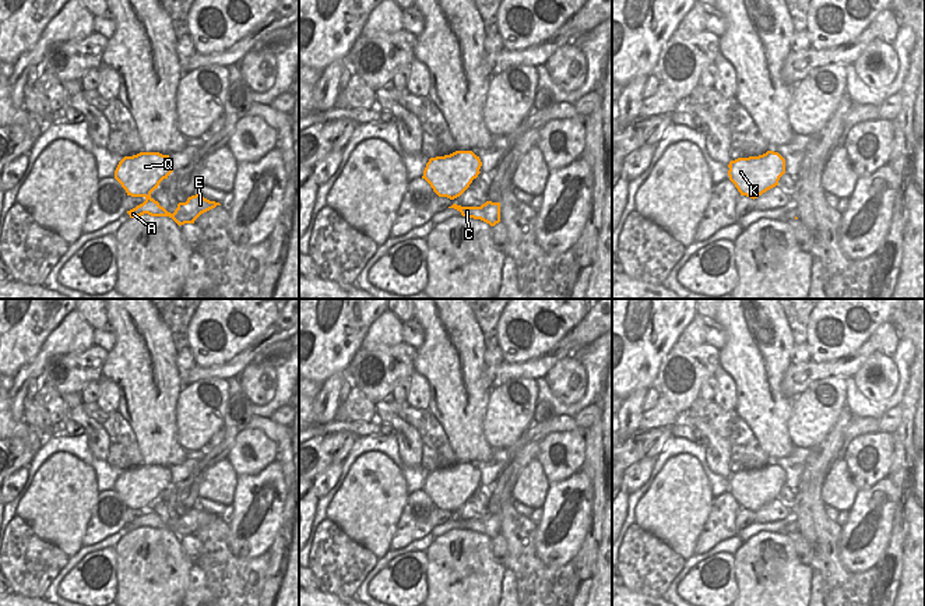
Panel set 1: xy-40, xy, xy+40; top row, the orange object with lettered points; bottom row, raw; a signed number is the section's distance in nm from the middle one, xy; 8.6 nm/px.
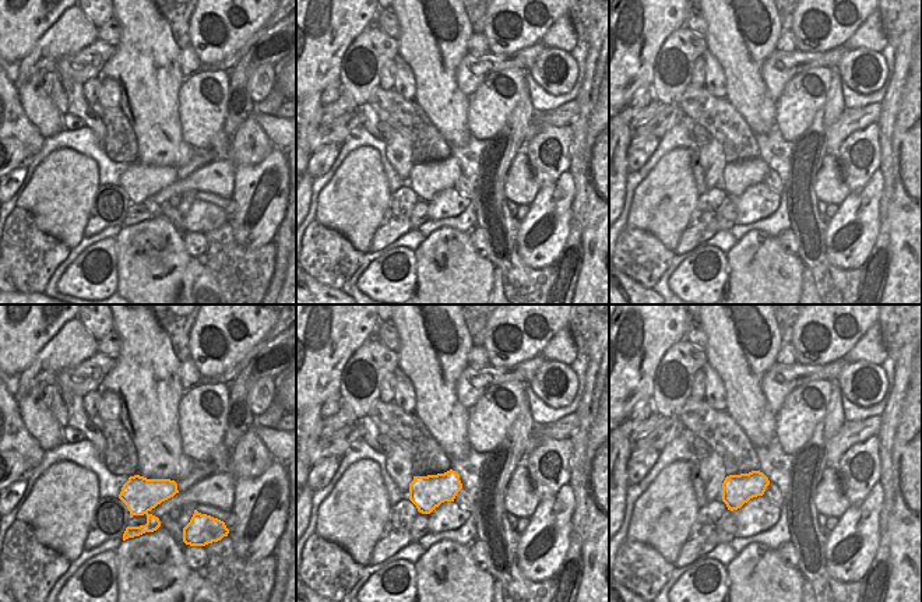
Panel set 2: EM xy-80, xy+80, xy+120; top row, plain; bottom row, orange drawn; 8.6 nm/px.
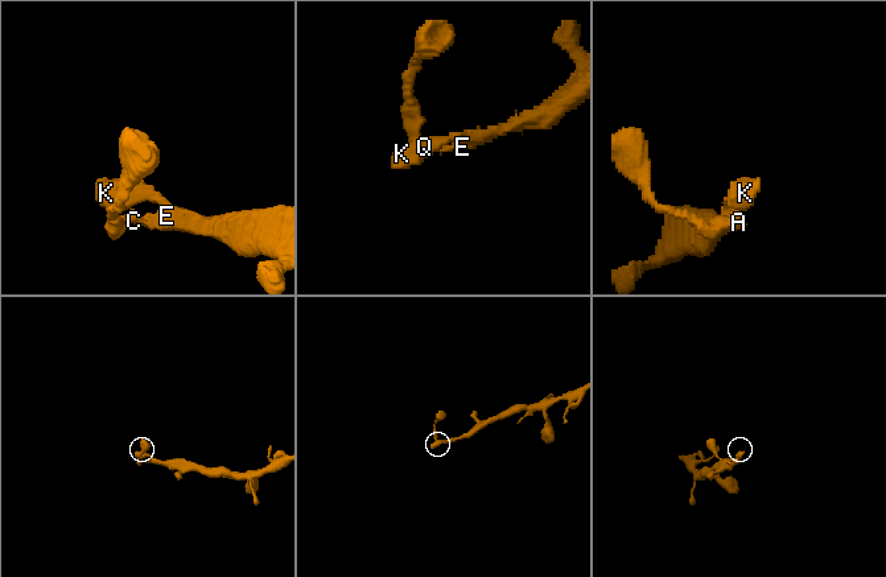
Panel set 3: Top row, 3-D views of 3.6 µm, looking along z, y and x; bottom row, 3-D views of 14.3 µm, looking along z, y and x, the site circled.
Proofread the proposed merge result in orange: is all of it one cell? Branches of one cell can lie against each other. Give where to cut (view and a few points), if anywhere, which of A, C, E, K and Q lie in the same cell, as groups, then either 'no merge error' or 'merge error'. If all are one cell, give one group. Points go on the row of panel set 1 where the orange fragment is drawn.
no cut | A C E K Q | no merge error

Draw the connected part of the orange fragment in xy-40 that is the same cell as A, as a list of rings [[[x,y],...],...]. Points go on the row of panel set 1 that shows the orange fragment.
[[[140,152],[133,156],[124,156],[119,162],[115,170],[115,179],[122,184],[127,195],[145,198],[143,204],[127,211],[130,218],[137,218],[144,214],[151,216],[169,216],[180,226],[194,223],[201,214],[221,205],[197,193],[189,197],[186,202],[179,202],[173,214],[168,212],[151,197],[151,193],[158,189],[159,183],[168,179],[172,172],[169,155],[159,152]]]

